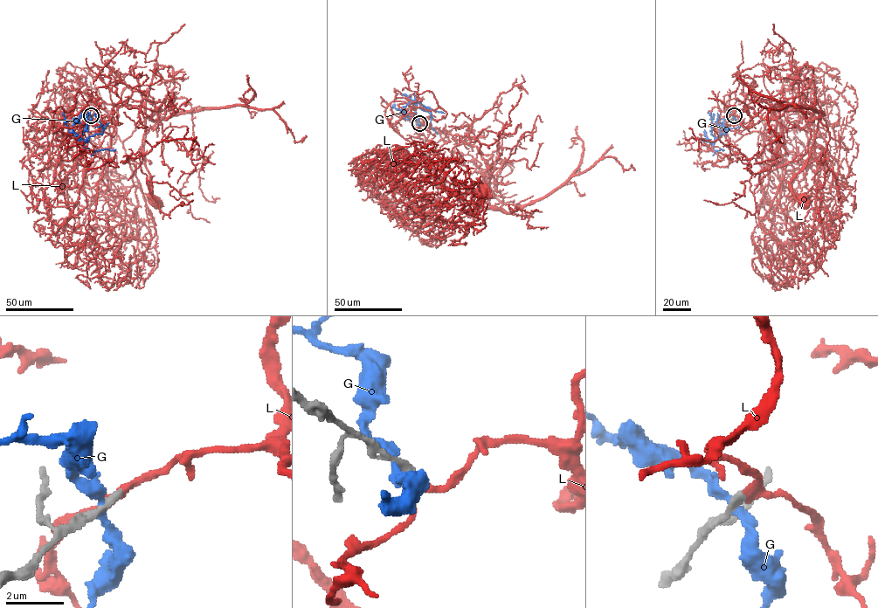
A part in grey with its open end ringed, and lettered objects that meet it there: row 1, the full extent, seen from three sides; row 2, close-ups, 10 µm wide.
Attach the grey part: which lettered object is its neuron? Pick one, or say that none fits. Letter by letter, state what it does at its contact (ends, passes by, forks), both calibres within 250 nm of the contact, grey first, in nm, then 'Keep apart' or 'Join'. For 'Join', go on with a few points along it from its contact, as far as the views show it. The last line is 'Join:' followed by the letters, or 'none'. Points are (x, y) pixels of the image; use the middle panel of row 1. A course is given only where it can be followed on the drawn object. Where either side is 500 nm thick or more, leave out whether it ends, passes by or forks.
G: It passes by. Thickness 380 nm (grey) against 260 nm. Keep apart
L: It passes by. Thickness 340 nm (grey) against 280 nm. Join. Its course: (419, 123), (427, 124), (393, 114), (389, 122), (435, 153), (472, 199), (478, 180), (482, 193)
Join: L

